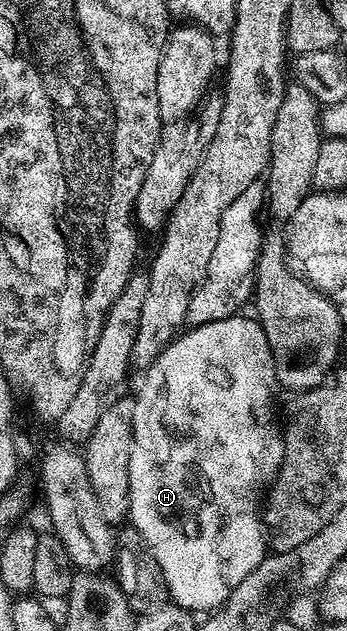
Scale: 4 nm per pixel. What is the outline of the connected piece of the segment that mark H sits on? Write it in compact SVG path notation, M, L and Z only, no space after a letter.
M239 313L212 321L208 325L190 327L183 330L173 341L145 368L142 384L138 387L138 395L134 401L134 444L130 450L130 514L129 522L144 537L152 557L156 557L160 569L164 573L166 590L169 598L179 607L185 607L191 613L210 613L225 603L232 589L252 573L260 565L260 561L268 554L268 544L263 520L260 512L264 507L264 496L268 488L278 476L282 458L286 452L286 440L283 428L274 420L274 391L278 387L278 378L274 372L274 358L268 345L268 337L264 337L264 329L258 324L257 318L245 319Z

